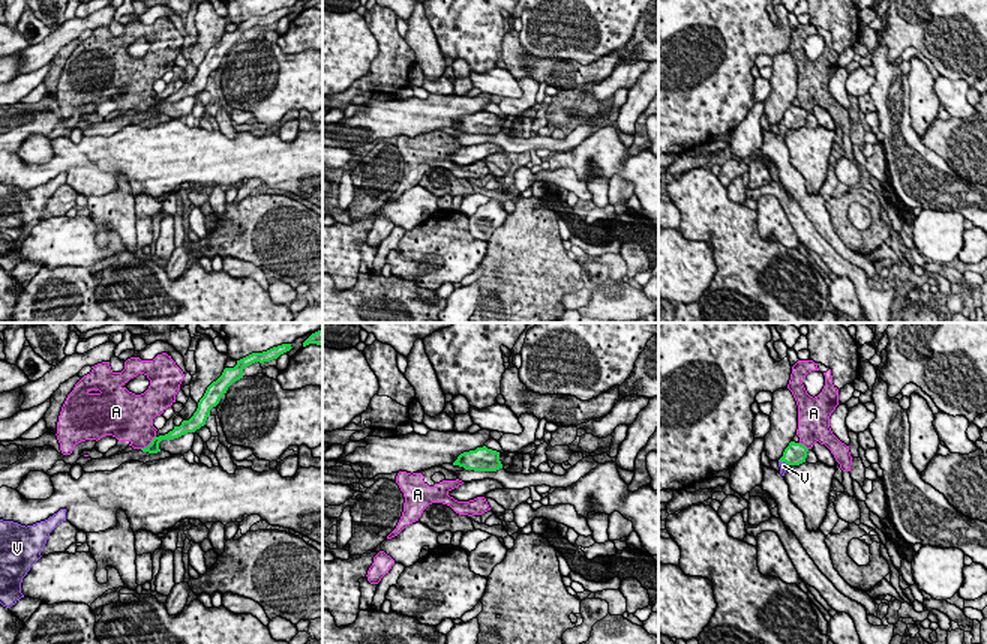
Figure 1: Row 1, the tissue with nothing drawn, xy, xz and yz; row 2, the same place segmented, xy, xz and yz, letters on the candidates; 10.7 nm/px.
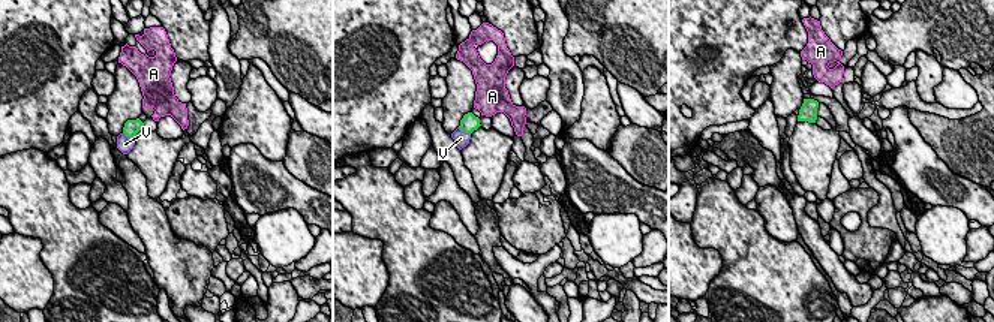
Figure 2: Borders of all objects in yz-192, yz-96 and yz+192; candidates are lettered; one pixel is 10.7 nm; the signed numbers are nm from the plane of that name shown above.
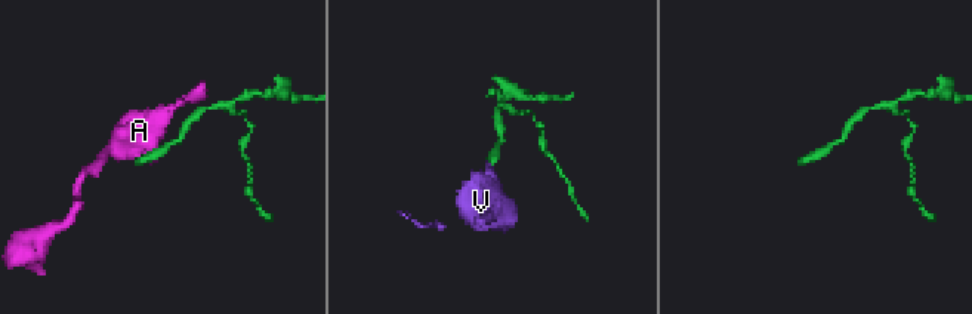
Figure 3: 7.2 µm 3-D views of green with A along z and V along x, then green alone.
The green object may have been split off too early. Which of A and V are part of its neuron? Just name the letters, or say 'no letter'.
V

